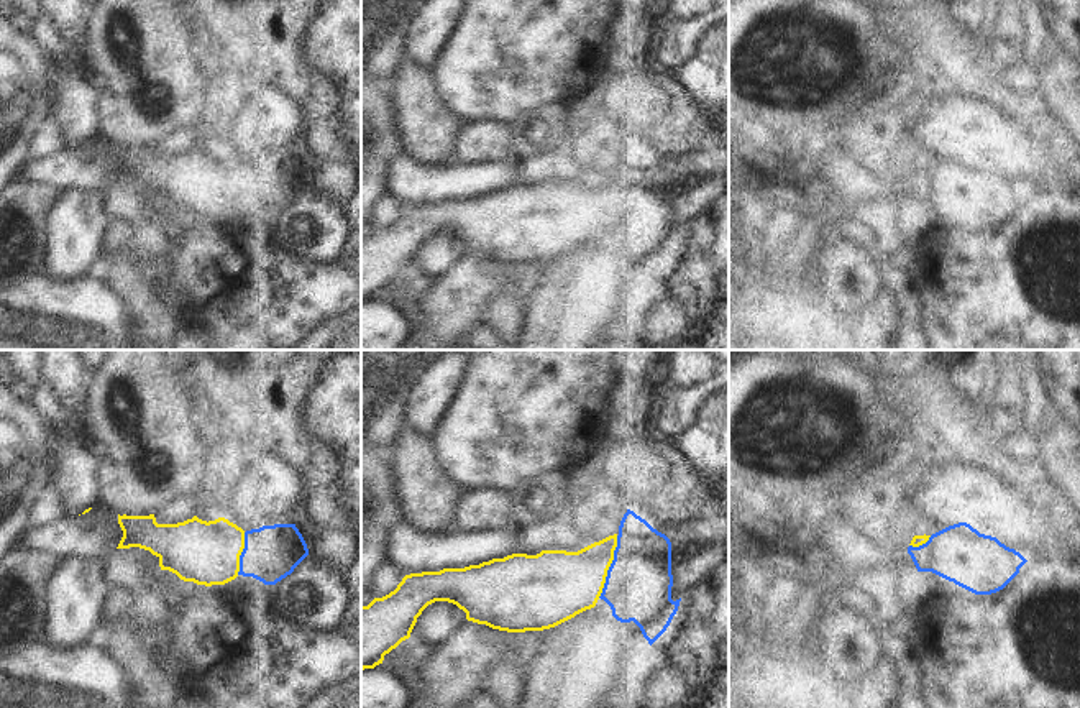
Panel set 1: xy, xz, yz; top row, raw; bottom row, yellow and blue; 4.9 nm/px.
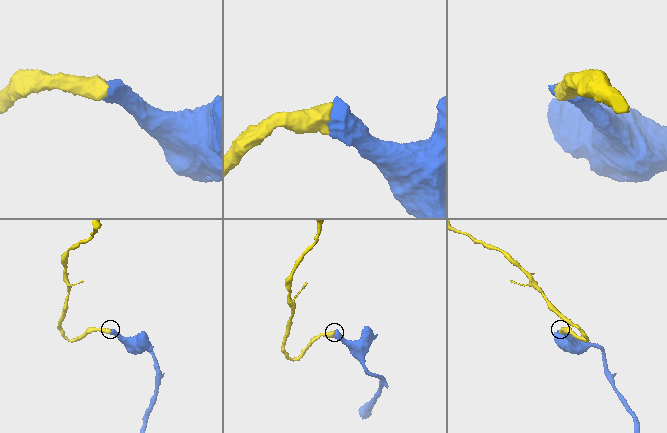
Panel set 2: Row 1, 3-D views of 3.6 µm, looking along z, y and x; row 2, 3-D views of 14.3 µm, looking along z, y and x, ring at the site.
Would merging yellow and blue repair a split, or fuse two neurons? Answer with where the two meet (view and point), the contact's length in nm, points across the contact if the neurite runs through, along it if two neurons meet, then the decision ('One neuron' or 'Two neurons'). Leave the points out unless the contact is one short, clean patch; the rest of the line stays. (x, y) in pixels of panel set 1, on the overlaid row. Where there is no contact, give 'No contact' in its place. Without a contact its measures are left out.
Touches yellow at xz (609, 565). Shared border 320 nm. One neuron

